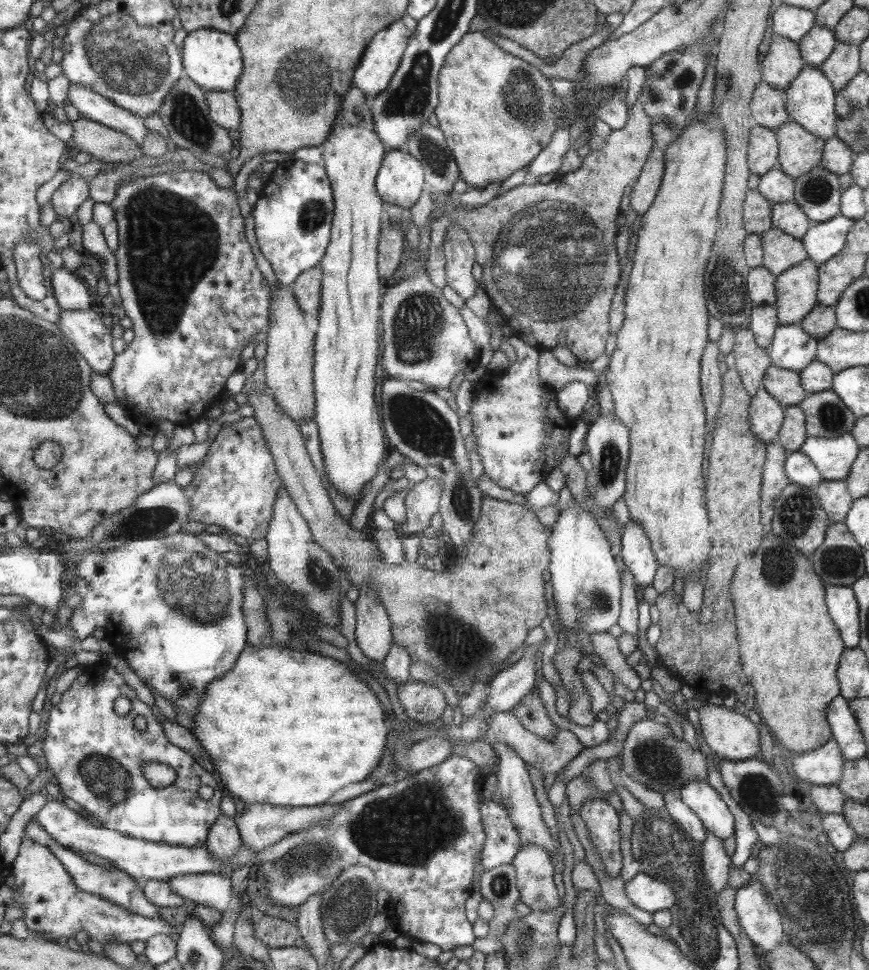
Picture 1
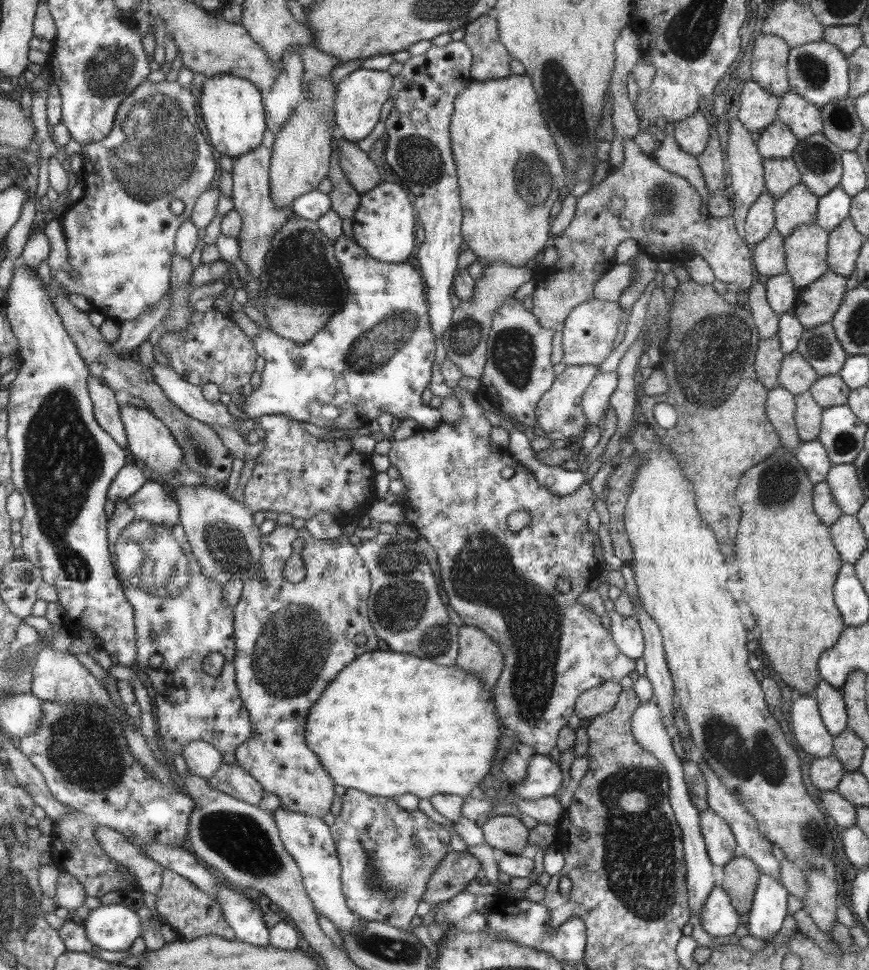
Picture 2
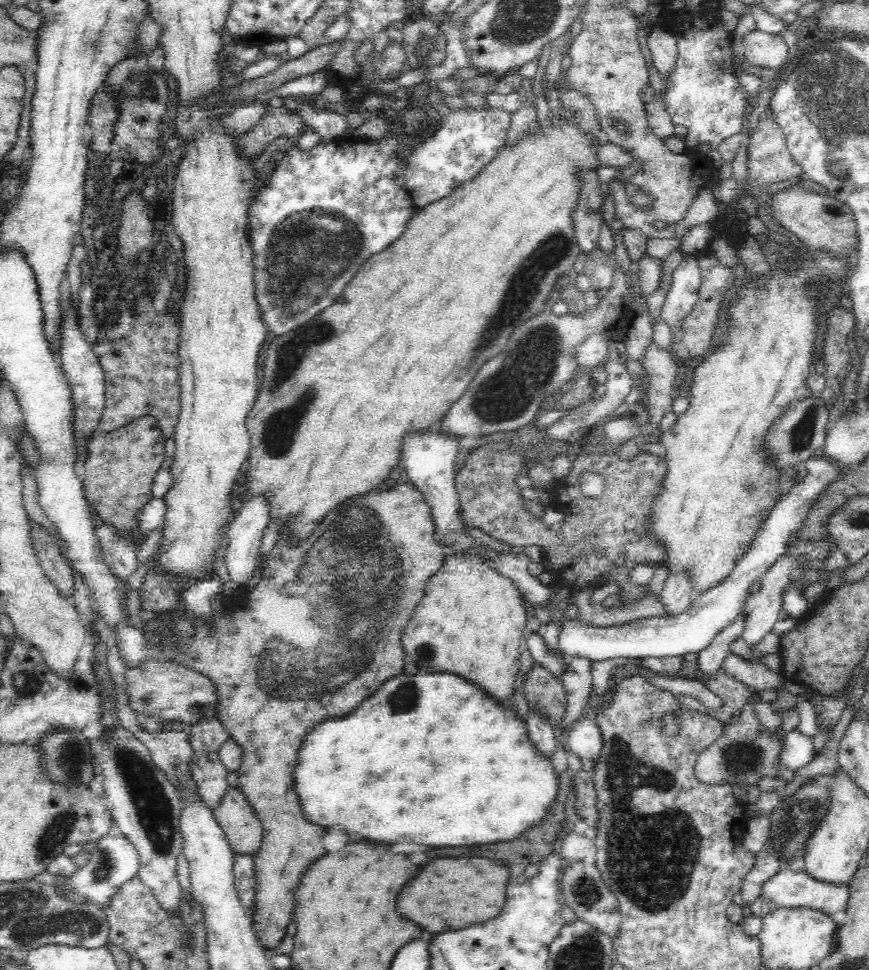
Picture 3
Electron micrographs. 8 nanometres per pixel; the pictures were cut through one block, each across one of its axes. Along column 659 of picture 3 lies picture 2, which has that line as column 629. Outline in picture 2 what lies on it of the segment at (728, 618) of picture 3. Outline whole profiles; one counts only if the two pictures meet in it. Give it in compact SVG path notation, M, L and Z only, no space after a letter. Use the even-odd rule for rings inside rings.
M616 610L607 612L611 618L614 641L622 653L630 658L637 659L643 656L645 642L642 629L636 617L627 617Z

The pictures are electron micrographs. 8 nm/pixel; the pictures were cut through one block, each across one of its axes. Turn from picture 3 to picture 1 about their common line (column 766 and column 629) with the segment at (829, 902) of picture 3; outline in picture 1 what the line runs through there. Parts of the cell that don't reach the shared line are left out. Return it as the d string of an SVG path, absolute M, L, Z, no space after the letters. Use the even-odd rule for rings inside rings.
M641 870L625 882L625 893L634 906L650 914L669 910L677 903L676 891L672 885L648 876Z

